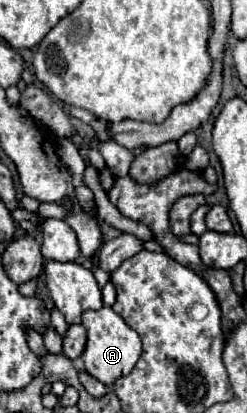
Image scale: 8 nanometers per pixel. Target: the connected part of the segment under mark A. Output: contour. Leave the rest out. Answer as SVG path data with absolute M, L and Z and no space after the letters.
M103 307L99 311L85 313L83 325L87 329L87 347L81 355L85 371L105 385L113 385L119 377L129 375L143 353L143 343L141 343L139 333L133 331L125 323L125 319L121 315L117 315L111 307Z

